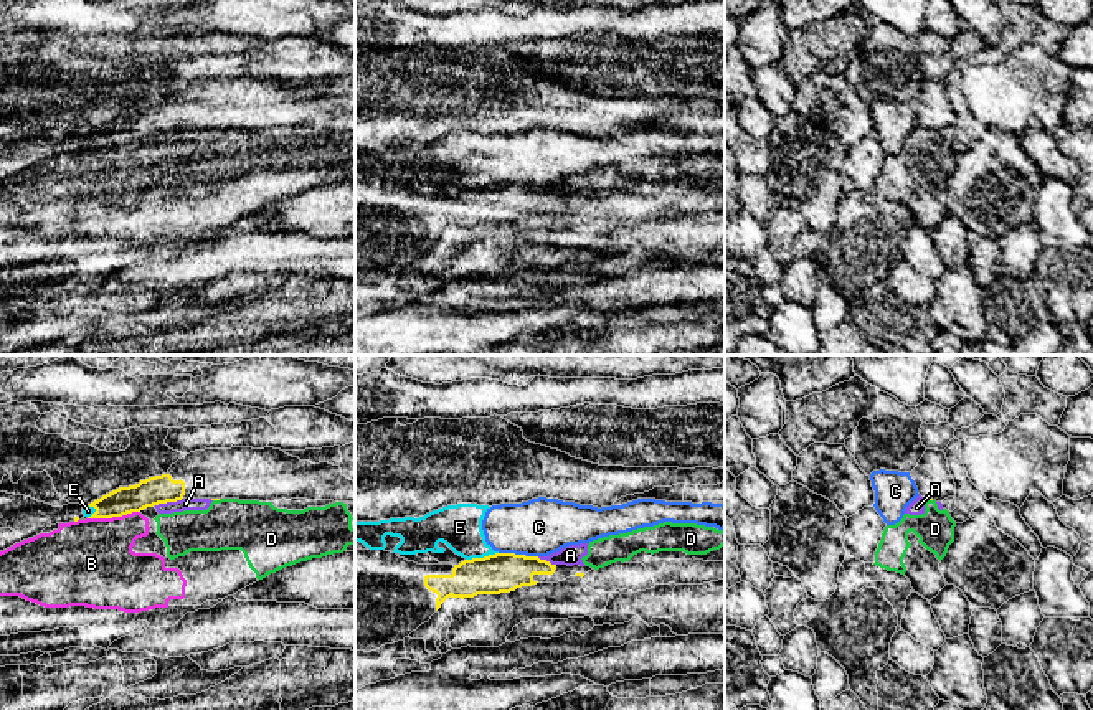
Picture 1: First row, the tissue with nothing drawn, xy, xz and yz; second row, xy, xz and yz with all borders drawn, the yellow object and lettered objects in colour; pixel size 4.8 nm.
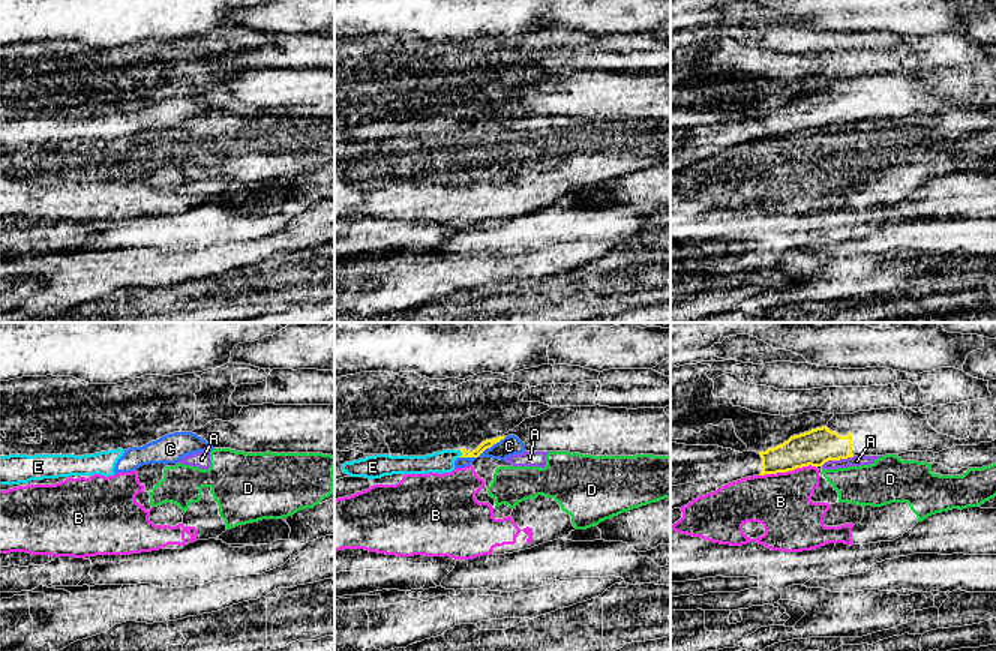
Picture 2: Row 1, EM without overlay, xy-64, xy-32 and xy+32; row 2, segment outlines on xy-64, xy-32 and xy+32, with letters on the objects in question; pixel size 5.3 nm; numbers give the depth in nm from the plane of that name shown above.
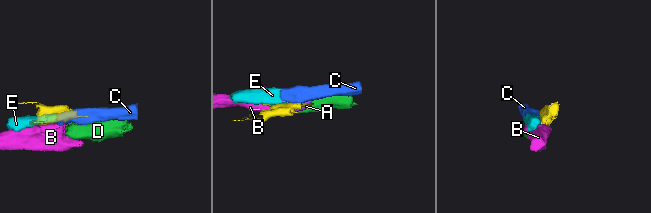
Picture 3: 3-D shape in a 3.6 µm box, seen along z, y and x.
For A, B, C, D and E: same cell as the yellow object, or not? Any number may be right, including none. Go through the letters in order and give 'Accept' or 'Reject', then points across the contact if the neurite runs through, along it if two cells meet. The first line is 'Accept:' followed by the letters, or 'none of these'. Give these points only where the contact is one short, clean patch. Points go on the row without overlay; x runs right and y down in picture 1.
Accept: none of these
A: Reject. Boundary: xy (182, 127), (156, 136)
B: Reject. Boundary: xy (139, 141), (88, 149)
C: Reject. Boundary: xz (499, 182), (524, 185)
D: Reject. Boundary: xy (220, 129), (213, 131)
E: Reject. Boundary: xz (497, 182), (466, 190)

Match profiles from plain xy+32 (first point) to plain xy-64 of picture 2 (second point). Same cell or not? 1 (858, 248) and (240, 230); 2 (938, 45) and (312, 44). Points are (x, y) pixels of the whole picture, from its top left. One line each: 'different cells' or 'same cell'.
1: same cell
2: same cell

